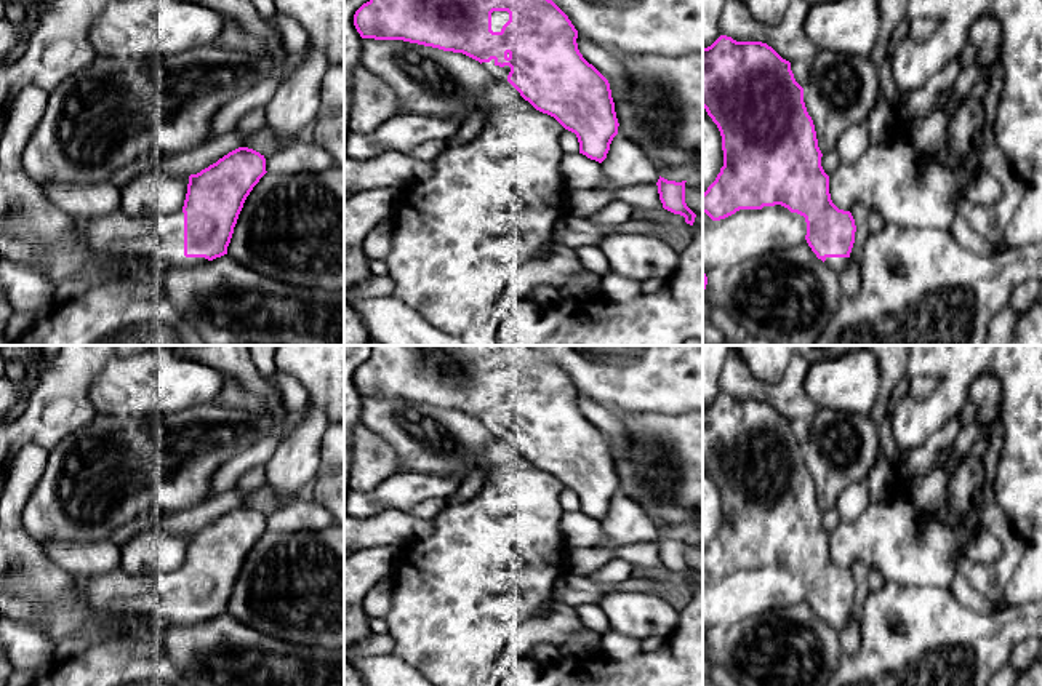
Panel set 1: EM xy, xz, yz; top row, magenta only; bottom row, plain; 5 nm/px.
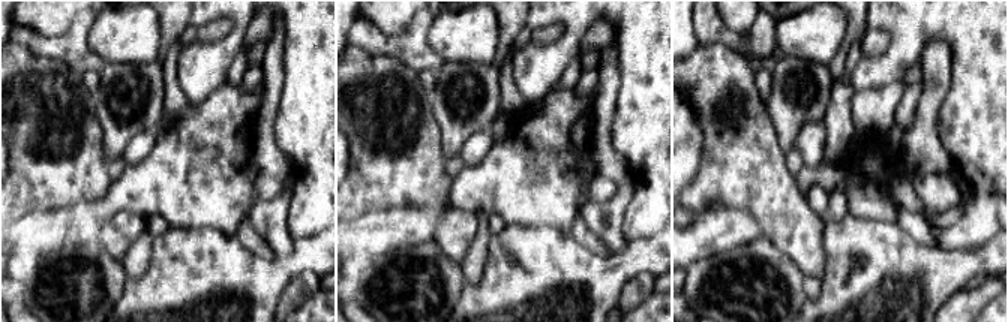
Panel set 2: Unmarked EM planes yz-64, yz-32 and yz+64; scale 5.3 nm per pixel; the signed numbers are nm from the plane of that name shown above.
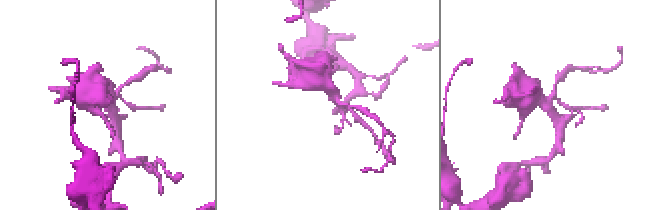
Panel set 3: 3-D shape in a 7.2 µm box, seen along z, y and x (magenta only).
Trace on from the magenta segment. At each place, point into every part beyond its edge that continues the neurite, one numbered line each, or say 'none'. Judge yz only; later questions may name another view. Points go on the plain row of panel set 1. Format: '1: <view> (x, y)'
1: yz (837, 622)

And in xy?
1: xy (116, 590)

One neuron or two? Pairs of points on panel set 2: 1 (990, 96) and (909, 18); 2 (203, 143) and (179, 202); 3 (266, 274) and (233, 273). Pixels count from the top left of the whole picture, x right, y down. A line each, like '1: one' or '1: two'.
1: one
2: one
3: one

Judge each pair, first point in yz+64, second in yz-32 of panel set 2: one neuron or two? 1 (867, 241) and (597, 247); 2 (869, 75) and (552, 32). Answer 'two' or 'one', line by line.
1: two
2: two

